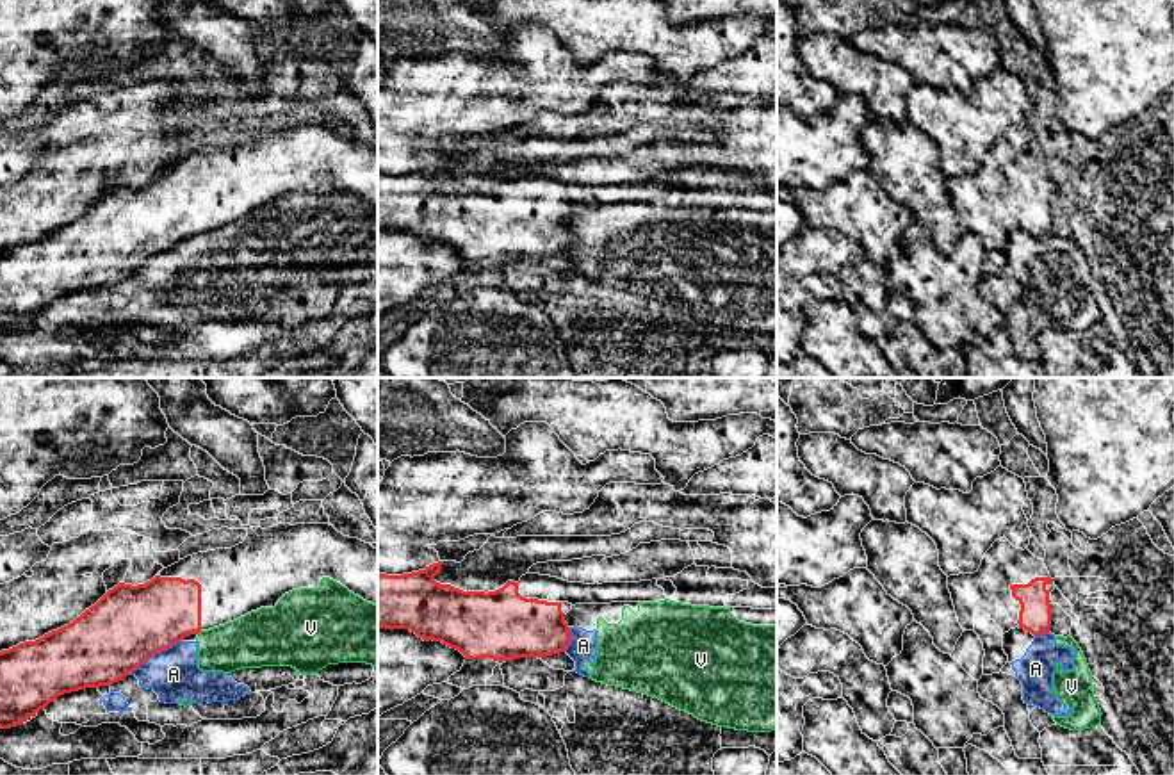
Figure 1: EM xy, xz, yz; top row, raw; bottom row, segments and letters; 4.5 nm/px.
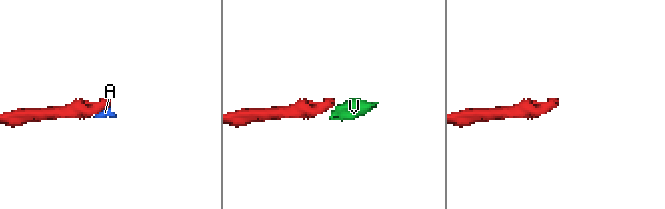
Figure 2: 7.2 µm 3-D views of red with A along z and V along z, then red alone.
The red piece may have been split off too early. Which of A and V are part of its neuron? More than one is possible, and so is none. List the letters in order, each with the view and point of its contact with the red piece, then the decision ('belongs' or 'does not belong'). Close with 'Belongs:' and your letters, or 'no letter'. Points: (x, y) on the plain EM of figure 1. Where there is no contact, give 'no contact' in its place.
A: contact xy (154, 253); does not belong
V: contact xy (198, 232); does not belong
Belongs: no letter

